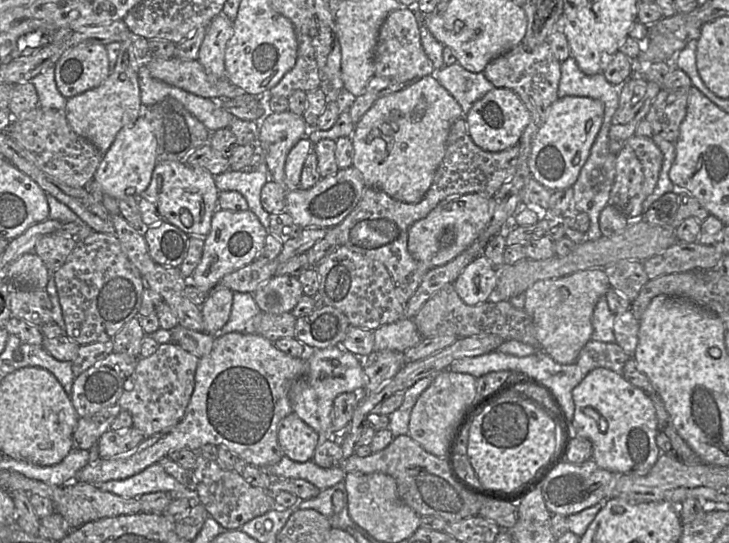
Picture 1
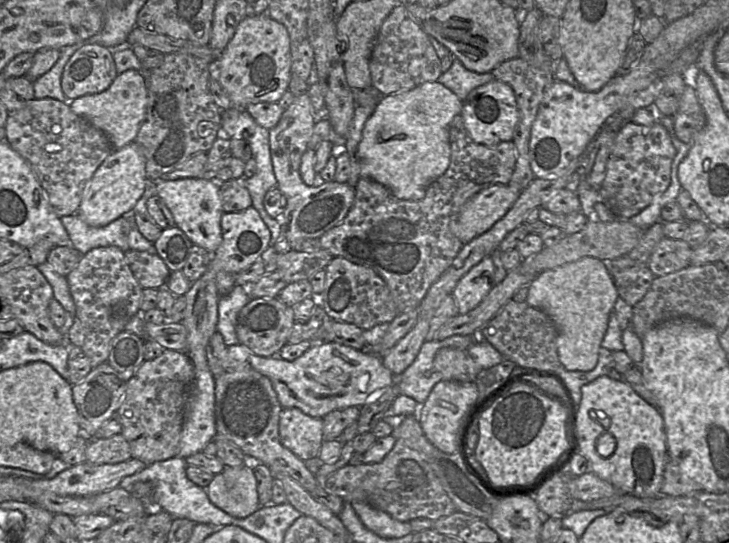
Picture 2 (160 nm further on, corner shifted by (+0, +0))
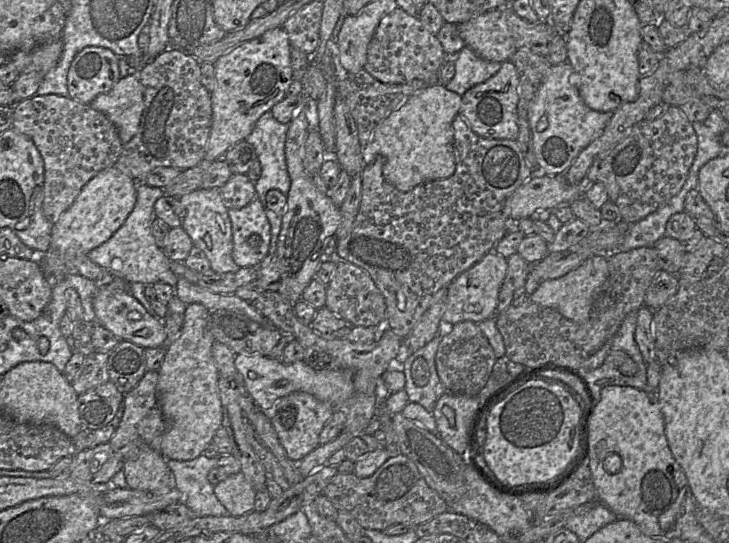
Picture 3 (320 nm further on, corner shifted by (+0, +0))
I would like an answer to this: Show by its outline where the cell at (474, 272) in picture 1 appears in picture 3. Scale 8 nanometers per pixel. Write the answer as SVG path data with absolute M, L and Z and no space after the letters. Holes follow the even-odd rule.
M495 250L487 253L479 262L458 275L448 287L446 310L442 316L444 324L463 321L480 323L496 314L498 296L507 274L507 258Z

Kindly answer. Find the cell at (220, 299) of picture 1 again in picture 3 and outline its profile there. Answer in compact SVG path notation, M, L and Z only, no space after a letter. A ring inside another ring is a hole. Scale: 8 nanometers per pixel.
M219 188L196 189L178 198L182 205L182 224L194 246L200 248L210 262L214 273L236 272L240 267L232 258L232 225L228 209L222 202Z

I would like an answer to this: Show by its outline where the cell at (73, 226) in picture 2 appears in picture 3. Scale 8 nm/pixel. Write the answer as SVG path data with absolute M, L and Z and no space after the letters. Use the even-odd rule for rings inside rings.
M137 184L136 204L123 225L109 240L87 253L95 264L105 268L111 275L122 278L129 283L153 285L157 282L169 284L175 288L178 277L170 270L171 261L158 247L152 234L152 221L155 218L154 204L164 196L163 189L146 184Z

